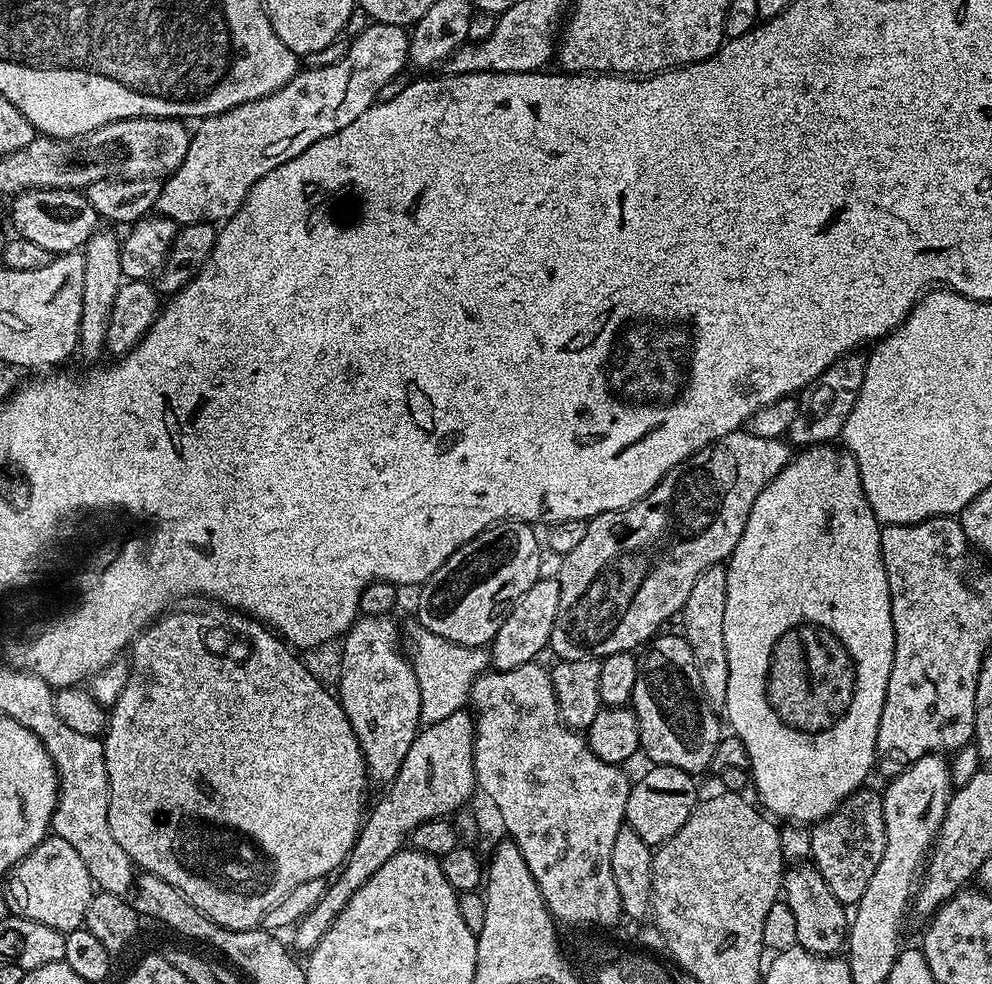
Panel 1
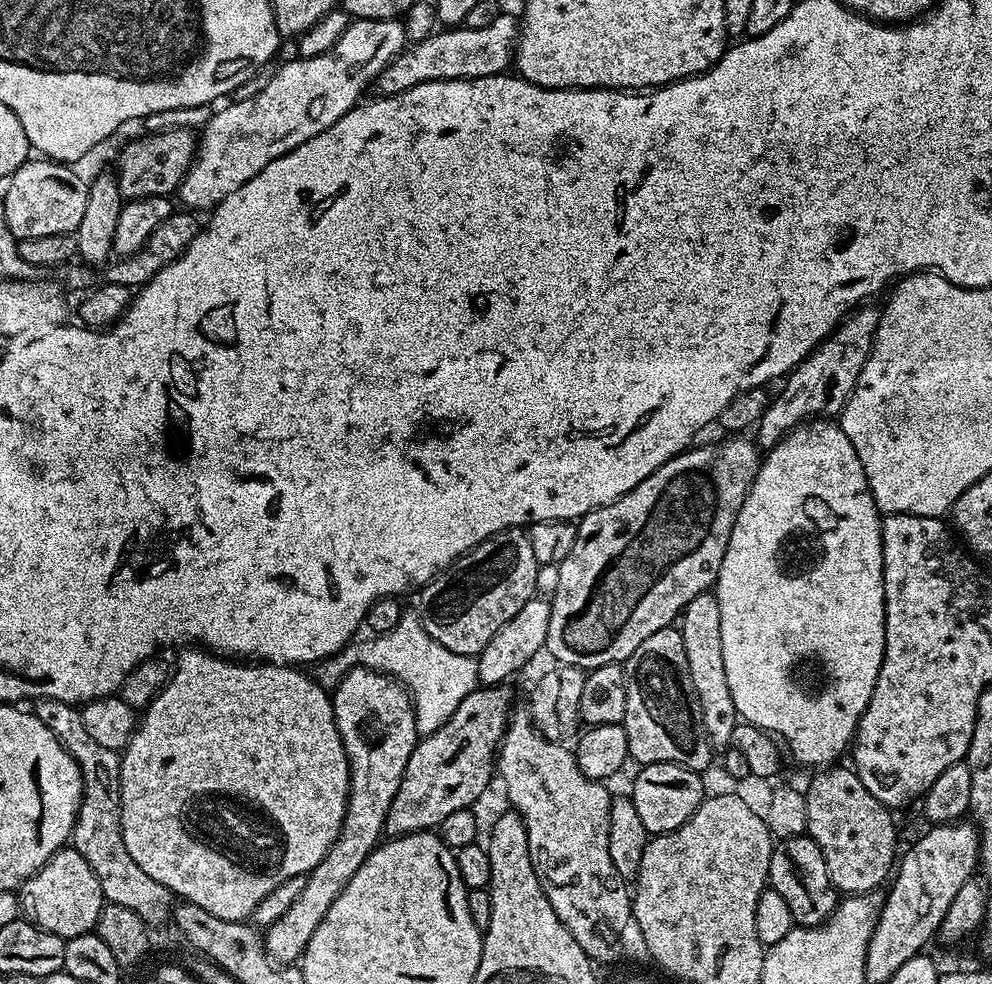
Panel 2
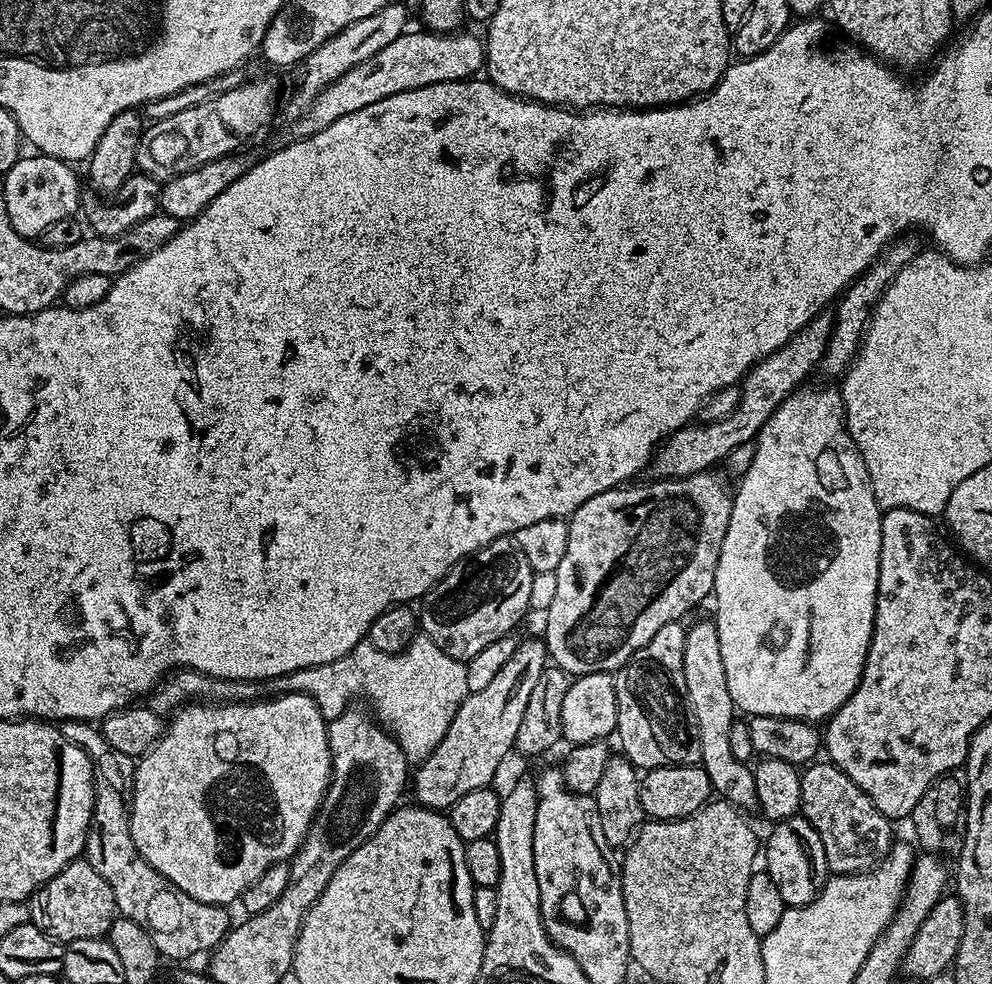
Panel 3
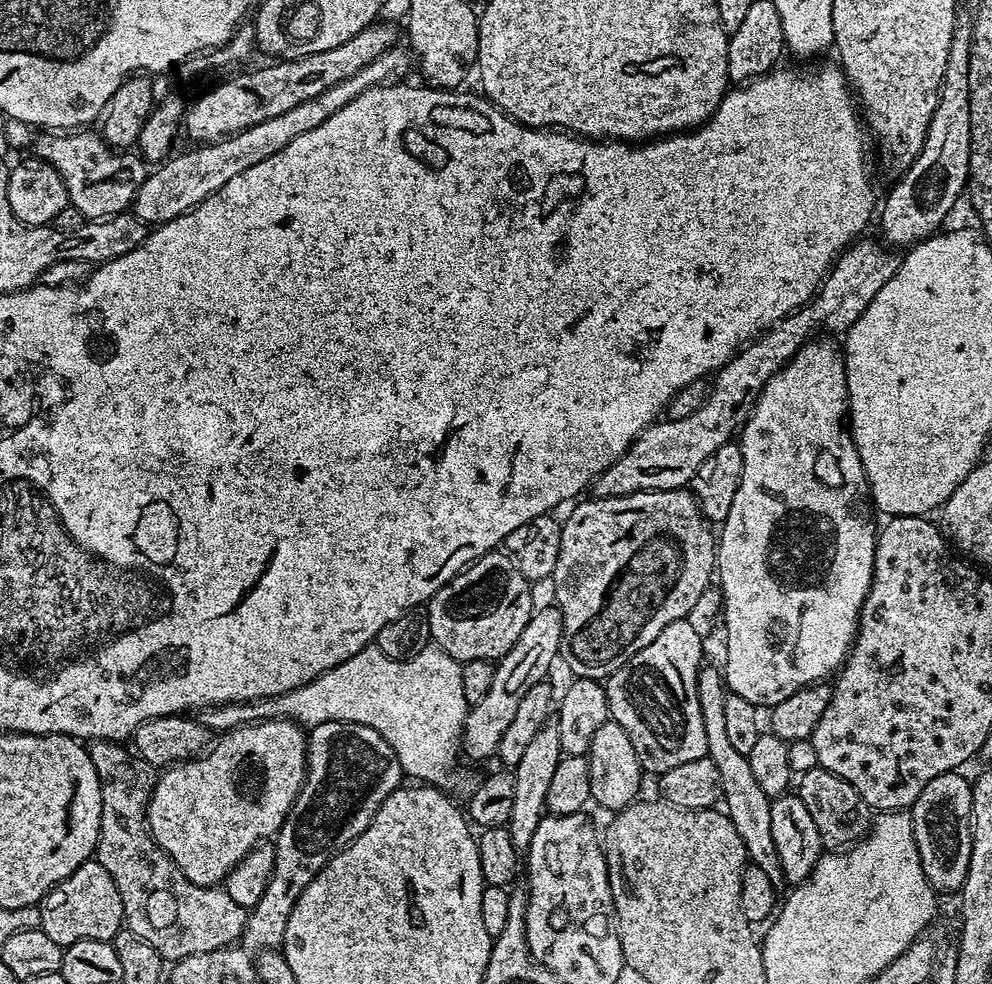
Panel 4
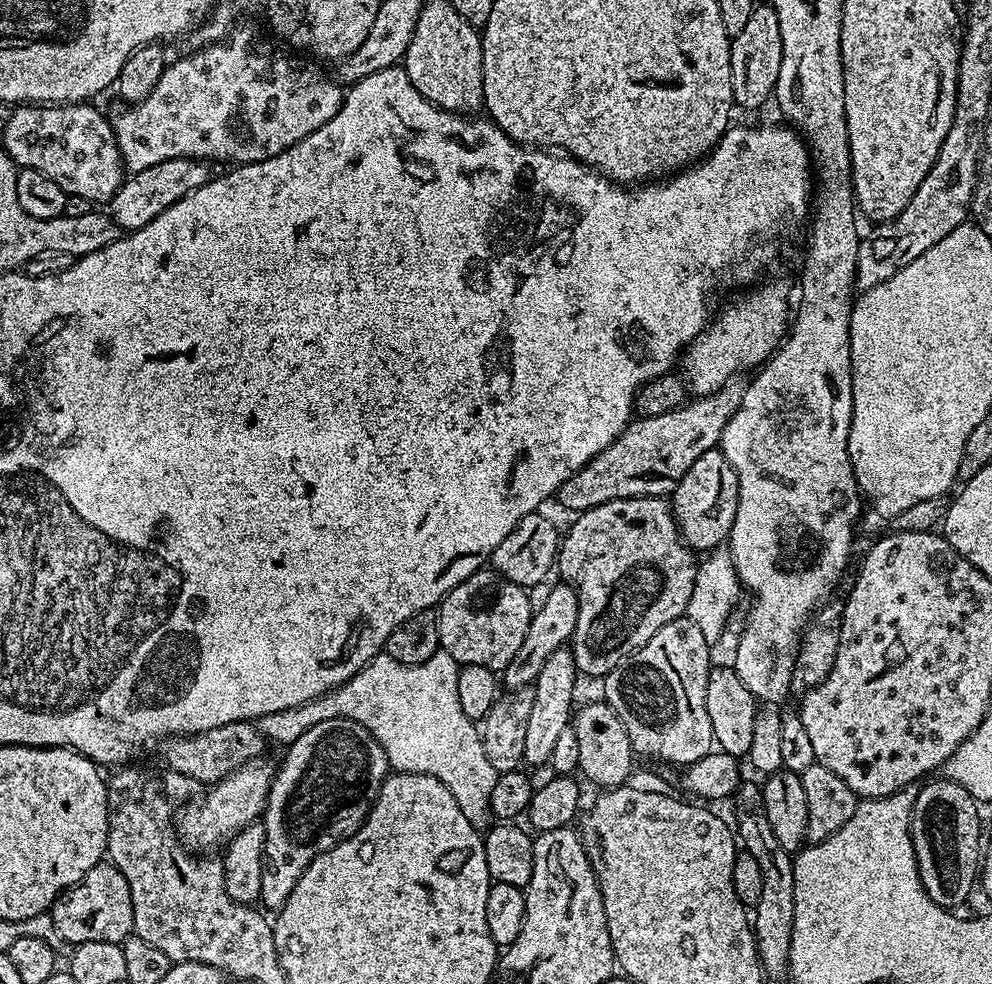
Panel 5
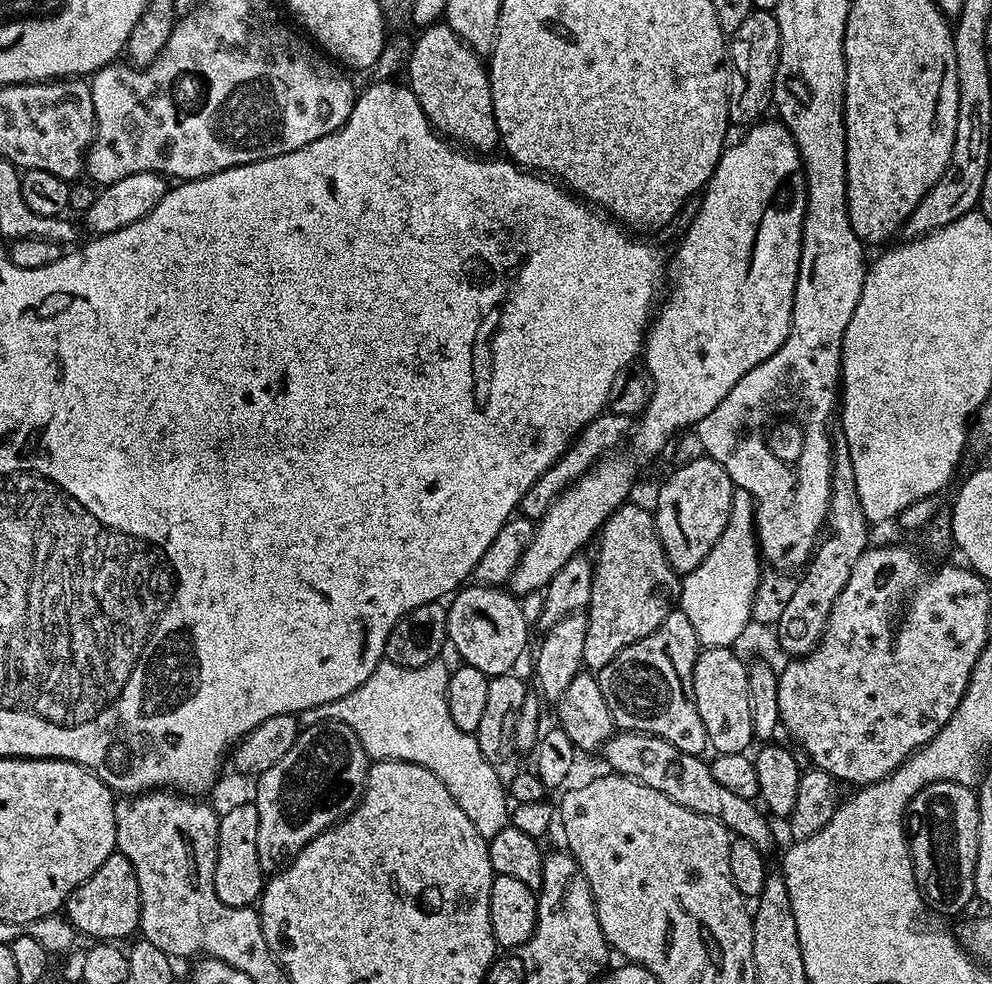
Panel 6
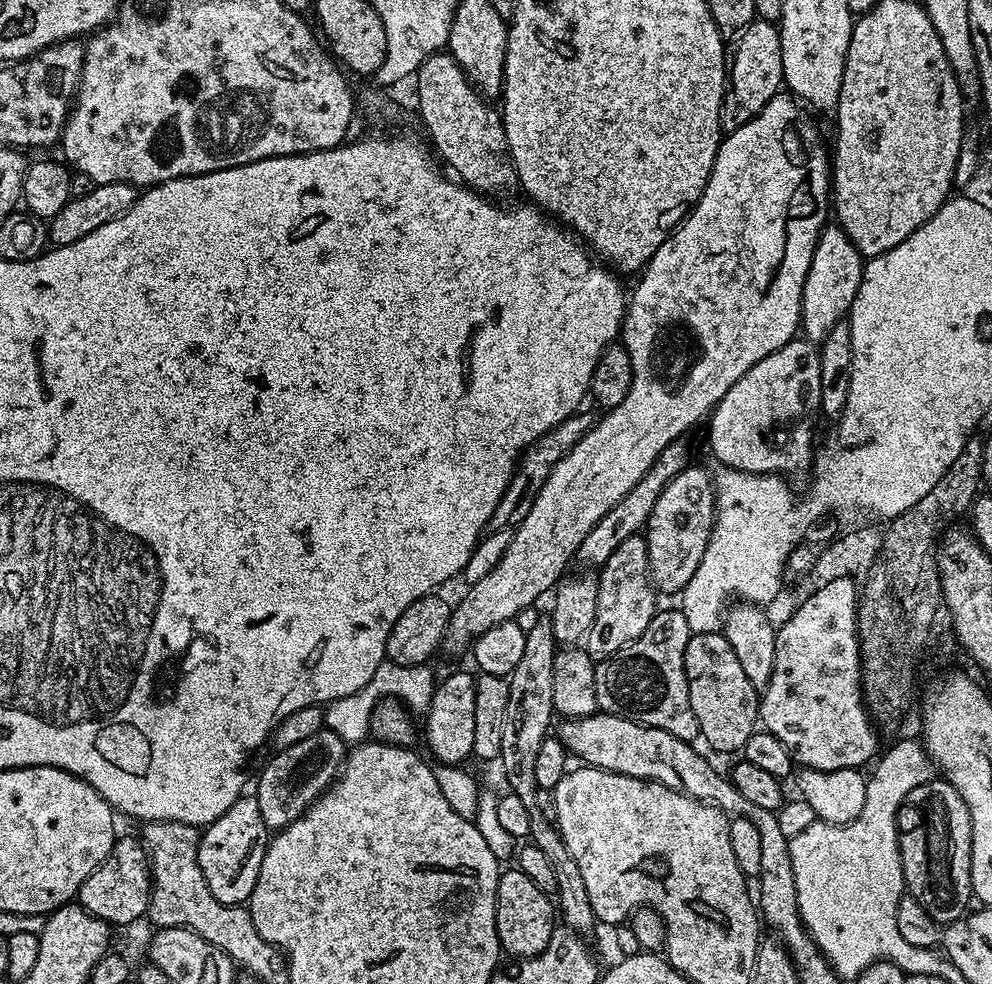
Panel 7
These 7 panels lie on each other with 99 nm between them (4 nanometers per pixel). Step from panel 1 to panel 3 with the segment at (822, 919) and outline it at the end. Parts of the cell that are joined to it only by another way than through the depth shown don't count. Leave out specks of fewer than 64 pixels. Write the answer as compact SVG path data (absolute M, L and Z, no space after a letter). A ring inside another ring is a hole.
M802 814L777 820L771 828L768 841L762 844L762 864L770 878L774 878L774 886L778 886L782 902L789 908L801 908L814 902L830 875L826 850L822 846L822 838L818 838L818 830L814 830Z

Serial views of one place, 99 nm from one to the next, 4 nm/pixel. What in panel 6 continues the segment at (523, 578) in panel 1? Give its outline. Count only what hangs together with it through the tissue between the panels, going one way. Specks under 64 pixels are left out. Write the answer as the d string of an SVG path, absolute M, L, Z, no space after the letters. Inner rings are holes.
M464 586L451 597L448 609L448 644L463 663L488 677L506 676L520 660L528 644L530 626L522 618L520 601L500 586Z

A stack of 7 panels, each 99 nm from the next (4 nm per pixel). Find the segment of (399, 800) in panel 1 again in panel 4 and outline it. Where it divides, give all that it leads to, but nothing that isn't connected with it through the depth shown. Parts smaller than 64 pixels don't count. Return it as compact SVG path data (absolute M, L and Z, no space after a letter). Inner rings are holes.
M553 606L533 611L530 622L526 622L526 630L522 630L522 634L518 634L516 645L495 665L496 673L494 674L494 682L490 682L490 694L486 694L486 698L482 698L482 702L471 705L468 709L462 737L463 755L465 752L472 760L488 760L496 756L498 742L502 738L502 734L506 734L506 726L510 726L511 720L514 719L514 713L518 710L518 702L522 702L522 698L526 698L526 690L530 690L530 686L541 683L547 677L544 675L551 670L552 663L555 660L557 663L561 642L562 614L559 608Z

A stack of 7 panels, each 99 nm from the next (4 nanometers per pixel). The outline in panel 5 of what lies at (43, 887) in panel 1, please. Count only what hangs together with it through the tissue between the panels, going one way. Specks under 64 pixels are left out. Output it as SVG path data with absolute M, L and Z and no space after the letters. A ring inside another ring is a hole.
M101 862L86 870L86 874L52 903L50 915L54 930L63 938L65 945L75 946L82 942L114 942L123 945L125 938L134 932L134 902L130 898L130 882L122 870L111 862Z

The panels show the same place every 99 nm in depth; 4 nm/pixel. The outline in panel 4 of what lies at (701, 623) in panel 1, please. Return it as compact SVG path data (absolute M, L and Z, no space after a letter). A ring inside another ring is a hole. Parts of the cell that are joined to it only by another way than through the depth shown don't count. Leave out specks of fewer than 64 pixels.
M701 667L696 673L696 685L698 686L698 706L702 706L702 726L706 726L707 756L714 762L714 766L718 766L723 811L730 818L730 822L734 822L734 830L738 830L738 838L742 838L742 846L746 850L748 860L757 864L773 885L783 885L784 871L778 862L777 850L774 847L774 833L770 830L772 801L766 794L766 790L762 790L762 786L758 786L758 782L754 779L747 756L738 754L738 750L726 735L724 713L726 685L723 671L719 667Z

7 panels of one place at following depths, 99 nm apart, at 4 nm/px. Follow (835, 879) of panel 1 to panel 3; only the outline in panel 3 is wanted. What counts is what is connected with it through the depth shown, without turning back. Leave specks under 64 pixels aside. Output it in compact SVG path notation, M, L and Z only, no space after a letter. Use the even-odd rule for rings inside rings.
M813 762L800 772L802 802L800 812L818 830L826 850L829 873L849 876L855 872L870 872L886 858L894 843L893 821L883 816L862 789L854 786L838 766L831 762Z

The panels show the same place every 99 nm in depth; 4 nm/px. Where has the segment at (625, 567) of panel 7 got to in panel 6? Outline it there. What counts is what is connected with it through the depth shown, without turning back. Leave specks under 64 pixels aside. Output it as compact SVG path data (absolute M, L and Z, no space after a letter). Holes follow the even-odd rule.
M625 502L619 510L609 516L604 522L604 527L598 533L598 544L600 540L600 549L594 552L594 567L592 569L592 593L590 594L590 602L586 609L588 617L588 625L586 626L586 647L582 650L584 655L584 668L588 670L599 670L604 668L610 663L616 655L622 650L626 650L626 646L630 646L634 642L638 642L642 638L646 638L649 634L668 617L668 613L673 611L674 597L679 593L682 583L681 577L677 575L675 569L672 568L670 562L664 553L662 542L658 538L658 530L656 529L656 517L651 511L648 512L644 508L639 508L638 505L632 504L633 502Z

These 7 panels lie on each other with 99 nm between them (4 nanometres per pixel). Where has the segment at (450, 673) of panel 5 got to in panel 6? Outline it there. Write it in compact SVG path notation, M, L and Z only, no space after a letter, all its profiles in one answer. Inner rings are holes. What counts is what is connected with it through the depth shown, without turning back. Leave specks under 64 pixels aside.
M383 659L362 686L334 702L299 713L299 723L307 726L319 720L346 722L373 761L401 760L430 770L450 790L454 802L462 806L462 814L474 822L478 834L489 841L498 830L509 827L510 796L505 781L500 781L496 773L497 765L482 754L475 735L458 730L454 718L450 718L446 702L450 668L444 663L439 659L421 668L407 668Z

